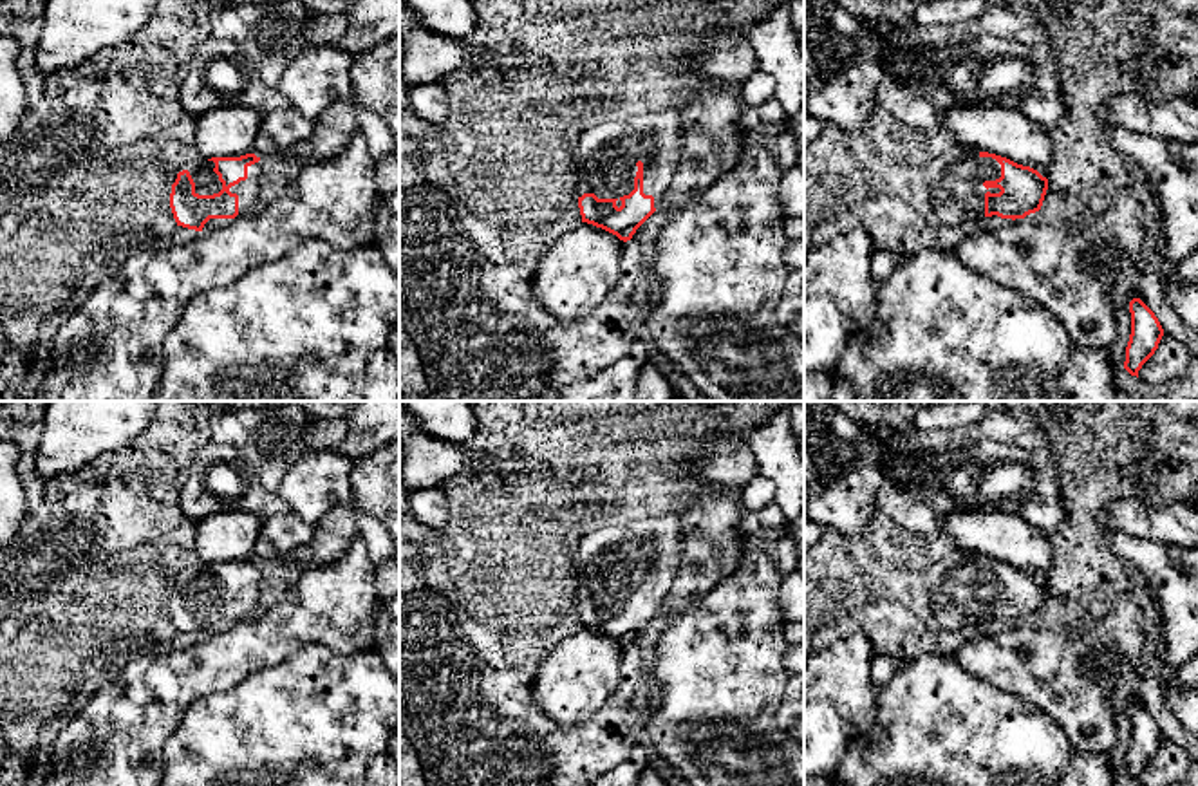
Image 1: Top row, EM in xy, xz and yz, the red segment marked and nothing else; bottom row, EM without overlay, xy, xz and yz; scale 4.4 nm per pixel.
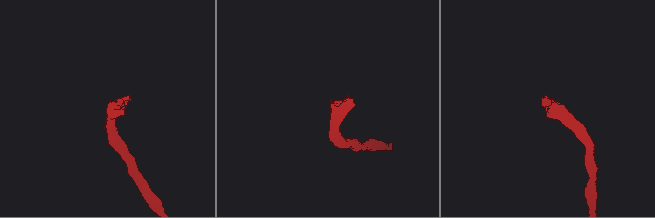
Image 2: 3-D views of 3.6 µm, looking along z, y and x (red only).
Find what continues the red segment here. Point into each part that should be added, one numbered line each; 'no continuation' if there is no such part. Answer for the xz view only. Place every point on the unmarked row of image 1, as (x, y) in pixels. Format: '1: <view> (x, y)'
1: xz (608, 559)

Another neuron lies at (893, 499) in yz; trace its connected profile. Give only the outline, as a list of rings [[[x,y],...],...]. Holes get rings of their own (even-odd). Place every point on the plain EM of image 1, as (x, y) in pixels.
[[[893,477],[882,481],[875,510],[876,515],[887,515],[909,533],[940,533],[945,528],[943,520]]]

